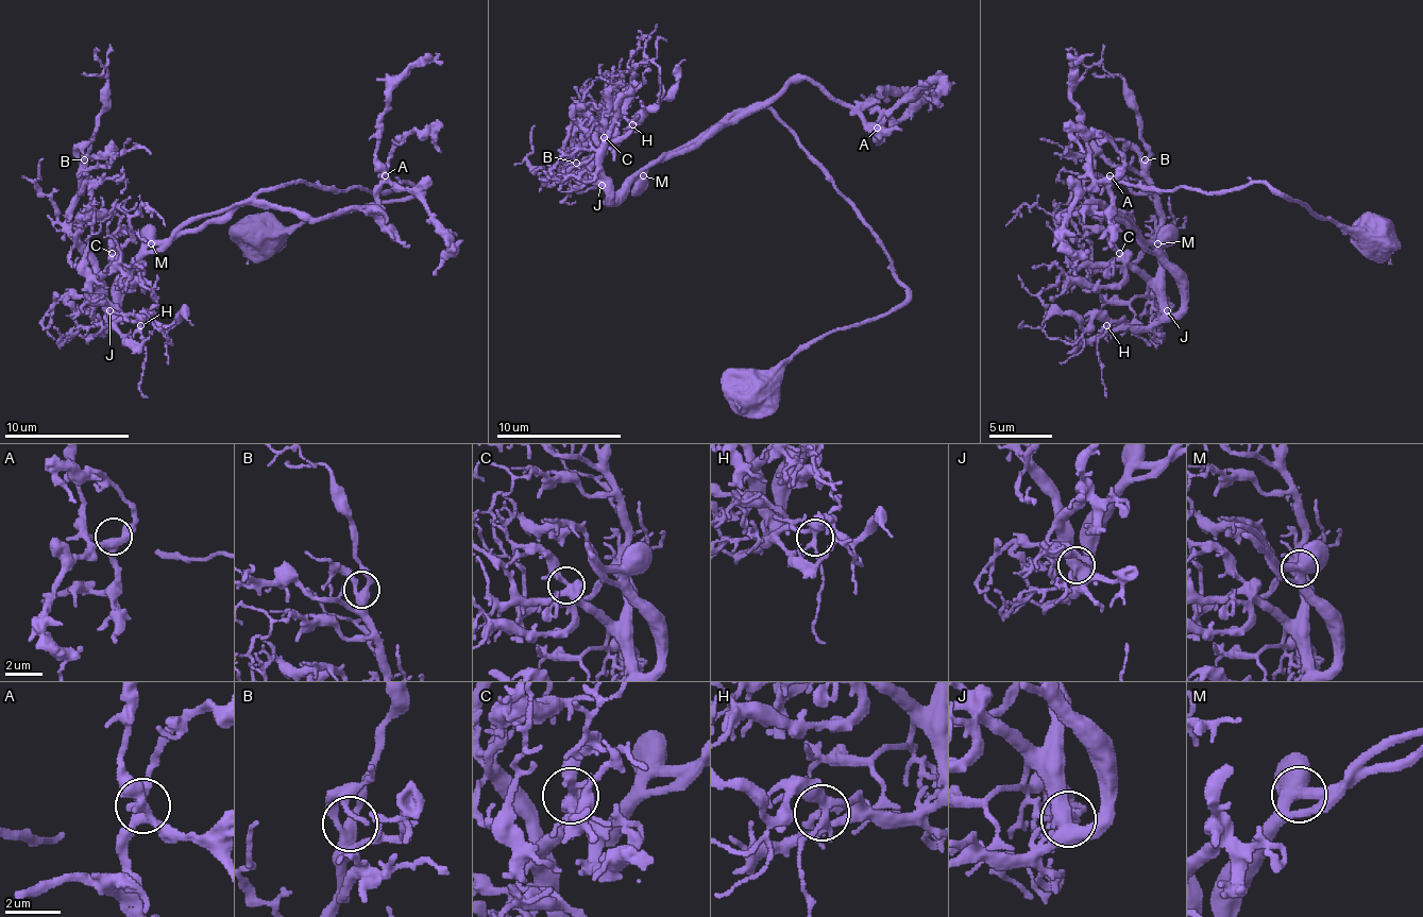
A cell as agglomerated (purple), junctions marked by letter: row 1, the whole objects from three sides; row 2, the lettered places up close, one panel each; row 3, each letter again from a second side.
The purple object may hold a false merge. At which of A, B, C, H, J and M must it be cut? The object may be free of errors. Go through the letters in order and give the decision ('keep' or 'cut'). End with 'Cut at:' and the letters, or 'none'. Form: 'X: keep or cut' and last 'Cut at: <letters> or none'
A: keep
B: keep
C: keep
H: keep
J: keep
M: keep
Cut at: none

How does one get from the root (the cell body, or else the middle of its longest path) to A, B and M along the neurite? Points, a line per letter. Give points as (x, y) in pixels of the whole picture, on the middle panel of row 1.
A: (748, 391), (905, 298), (833, 179), (767, 109), (748, 109), (811, 78), (877, 128)
B: (748, 391), (905, 298), (862, 213), (767, 109), (717, 122), (610, 200), (604, 185), (563, 175), (576, 163)
M: (748, 391), (830, 332), (886, 317), (905, 298), (905, 285), (862, 213), (767, 109), (717, 122), (642, 175)

